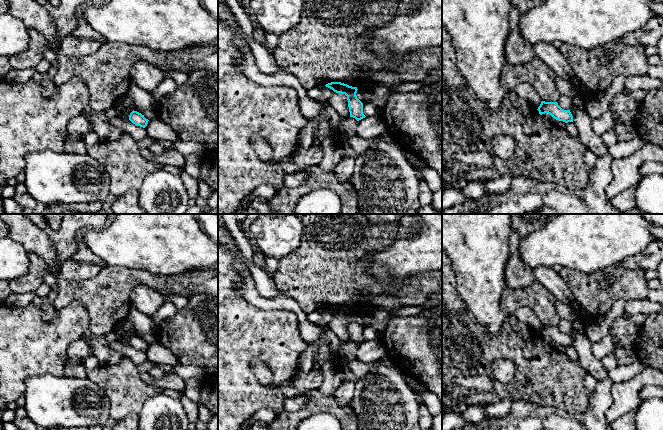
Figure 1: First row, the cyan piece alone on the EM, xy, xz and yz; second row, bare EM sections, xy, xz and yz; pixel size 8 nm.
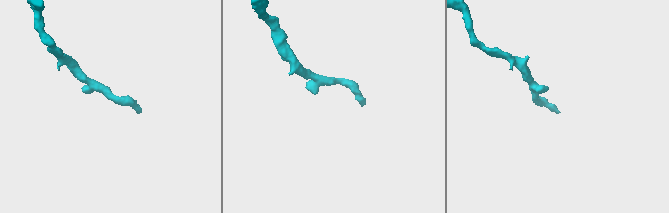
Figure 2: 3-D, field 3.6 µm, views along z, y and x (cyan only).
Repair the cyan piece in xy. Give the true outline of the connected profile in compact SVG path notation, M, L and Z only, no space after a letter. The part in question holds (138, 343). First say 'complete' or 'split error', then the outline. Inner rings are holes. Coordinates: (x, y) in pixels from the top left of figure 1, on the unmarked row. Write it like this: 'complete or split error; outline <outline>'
complete; outline M134 334L130 337L129 344L136 350L140 350L143 352L147 350L149 345L148 343L144 341L144 339Z

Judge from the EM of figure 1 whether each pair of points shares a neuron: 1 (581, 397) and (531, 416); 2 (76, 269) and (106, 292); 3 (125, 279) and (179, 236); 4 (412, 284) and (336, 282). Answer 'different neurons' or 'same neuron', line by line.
1: different neurons
2: different neurons
3: different neurons
4: same neuron

